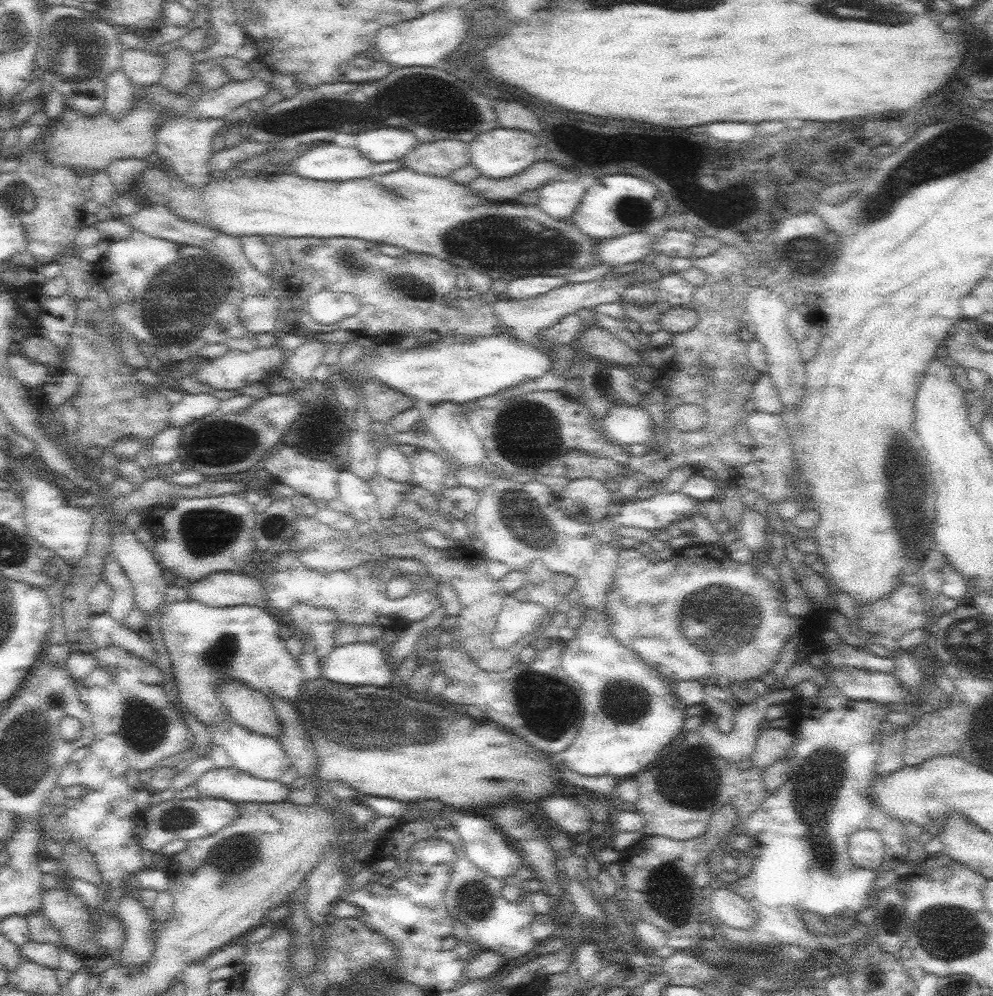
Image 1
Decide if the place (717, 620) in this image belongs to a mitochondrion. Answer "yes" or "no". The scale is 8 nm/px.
yes

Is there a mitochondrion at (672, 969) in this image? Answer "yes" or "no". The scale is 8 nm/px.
no

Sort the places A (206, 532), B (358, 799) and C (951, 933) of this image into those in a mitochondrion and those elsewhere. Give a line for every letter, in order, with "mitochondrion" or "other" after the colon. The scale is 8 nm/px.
A: mitochondrion
B: other
C: mitochondrion

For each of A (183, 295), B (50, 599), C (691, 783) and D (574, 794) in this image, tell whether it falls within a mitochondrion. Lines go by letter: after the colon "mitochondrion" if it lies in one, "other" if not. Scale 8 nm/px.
A: mitochondrion
B: other
C: mitochondrion
D: other

